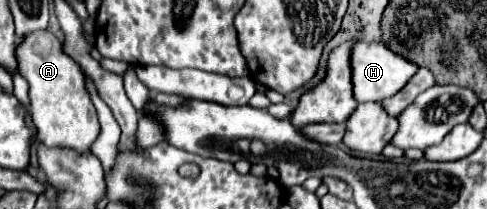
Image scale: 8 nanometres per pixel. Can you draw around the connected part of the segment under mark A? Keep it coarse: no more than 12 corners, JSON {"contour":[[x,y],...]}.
{"contour":[[48,29],[16,45],[38,139],[88,151],[100,125]]}

